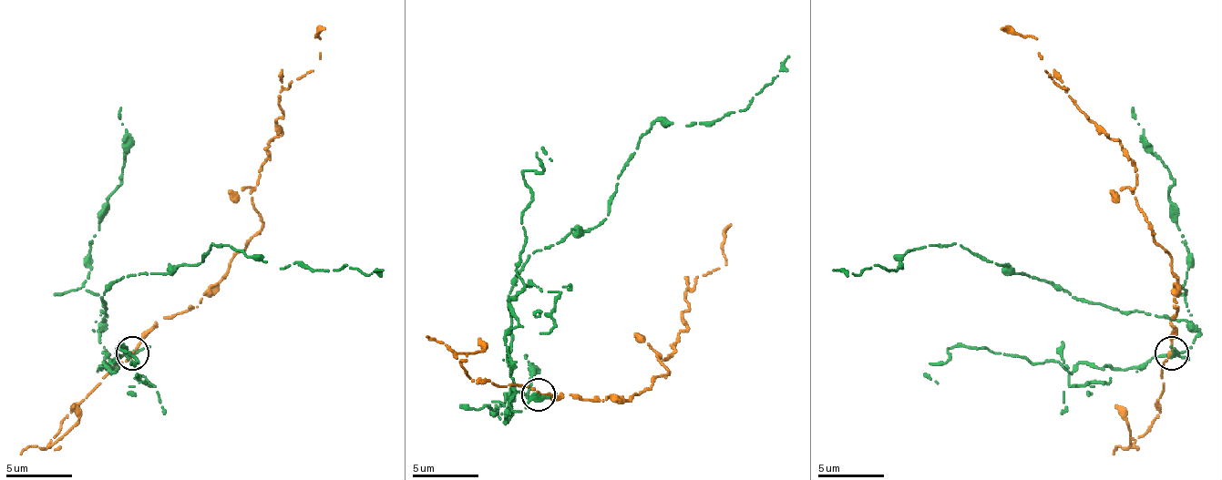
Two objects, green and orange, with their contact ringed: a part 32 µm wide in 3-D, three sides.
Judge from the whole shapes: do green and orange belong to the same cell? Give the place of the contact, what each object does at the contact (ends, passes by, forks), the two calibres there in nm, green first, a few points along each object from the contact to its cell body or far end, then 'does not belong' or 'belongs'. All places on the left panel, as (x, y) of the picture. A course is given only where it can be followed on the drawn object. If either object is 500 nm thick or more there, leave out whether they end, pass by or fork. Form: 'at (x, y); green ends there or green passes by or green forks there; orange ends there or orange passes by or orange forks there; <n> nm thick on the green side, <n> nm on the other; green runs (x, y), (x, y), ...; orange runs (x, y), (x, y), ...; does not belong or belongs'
at (132, 353); 500 nm thick on the green side, 190 nm on the other; green runs (133, 353), (109, 357), (99, 334), (103, 297), (129, 274), (202, 260), (212, 244), (279, 268), (382, 270); orange runs (133, 353), (256, 234), (249, 194), (279, 95), (313, 71), (325, 28); does not belong

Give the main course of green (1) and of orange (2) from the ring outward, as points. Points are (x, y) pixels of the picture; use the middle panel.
1: (539, 393), (506, 420), (522, 264), (609, 214), (659, 121), (742, 111), (788, 55)
2: (539, 393), (625, 400), (662, 377), (655, 357), (665, 361), (685, 324), (685, 291), (725, 260), (732, 224)

